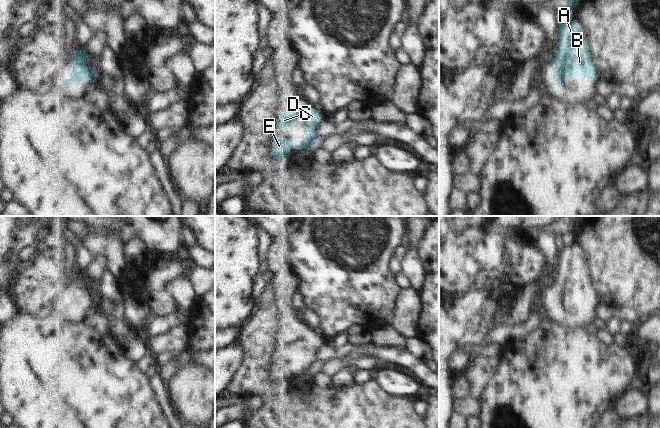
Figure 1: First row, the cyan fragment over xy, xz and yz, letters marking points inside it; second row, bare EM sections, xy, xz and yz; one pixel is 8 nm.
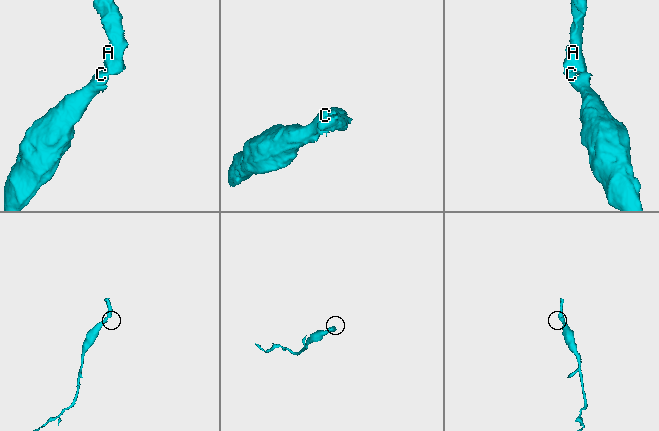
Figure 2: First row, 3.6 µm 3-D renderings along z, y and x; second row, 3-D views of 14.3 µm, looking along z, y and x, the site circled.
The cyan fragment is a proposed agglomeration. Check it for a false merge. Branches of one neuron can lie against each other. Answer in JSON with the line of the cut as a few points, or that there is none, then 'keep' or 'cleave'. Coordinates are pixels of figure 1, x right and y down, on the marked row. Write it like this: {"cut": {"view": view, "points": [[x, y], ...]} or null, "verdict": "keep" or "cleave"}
{"cut": null, "verdict": "keep"}

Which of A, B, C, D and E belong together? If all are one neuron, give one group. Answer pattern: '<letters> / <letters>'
A B C D E

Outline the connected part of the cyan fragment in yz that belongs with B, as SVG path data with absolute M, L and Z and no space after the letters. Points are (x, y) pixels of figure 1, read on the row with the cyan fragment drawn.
M575 20L564 22L556 33L559 36L559 49L551 65L553 79L561 91L564 91L565 77L586 76L595 81L595 66L581 24Z

